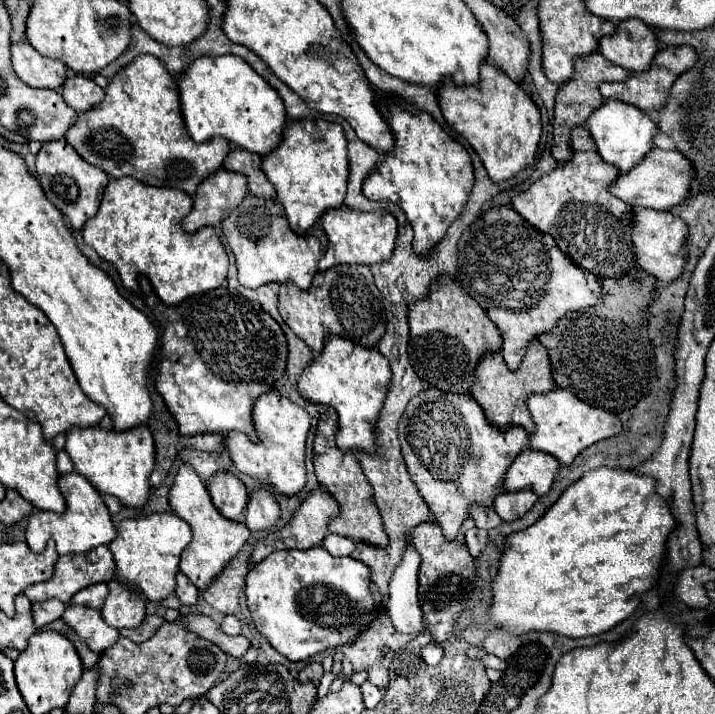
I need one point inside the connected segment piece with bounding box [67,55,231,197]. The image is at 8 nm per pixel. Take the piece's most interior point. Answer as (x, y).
(139, 131)

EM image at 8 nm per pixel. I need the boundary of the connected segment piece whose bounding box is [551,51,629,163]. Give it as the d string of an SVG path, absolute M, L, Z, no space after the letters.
M599 51L575 61L575 75L571 77L571 81L567 81L559 89L557 99L555 99L555 121L553 121L551 153L553 153L553 157L557 161L567 163L573 157L573 149L571 149L571 131L573 131L573 127L587 123L589 115L603 105L603 97L601 97L599 85L605 83L605 81L607 83L621 83L625 79L629 79L629 73L623 67L617 67L611 61L607 61Z

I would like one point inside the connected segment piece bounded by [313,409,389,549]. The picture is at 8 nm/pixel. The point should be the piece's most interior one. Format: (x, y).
(340, 473)

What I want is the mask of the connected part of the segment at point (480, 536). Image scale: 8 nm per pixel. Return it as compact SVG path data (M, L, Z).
M471 529L465 533L465 539L467 539L467 547L469 547L469 553L477 559L481 557L481 553L485 551L487 547L487 531L485 529Z

